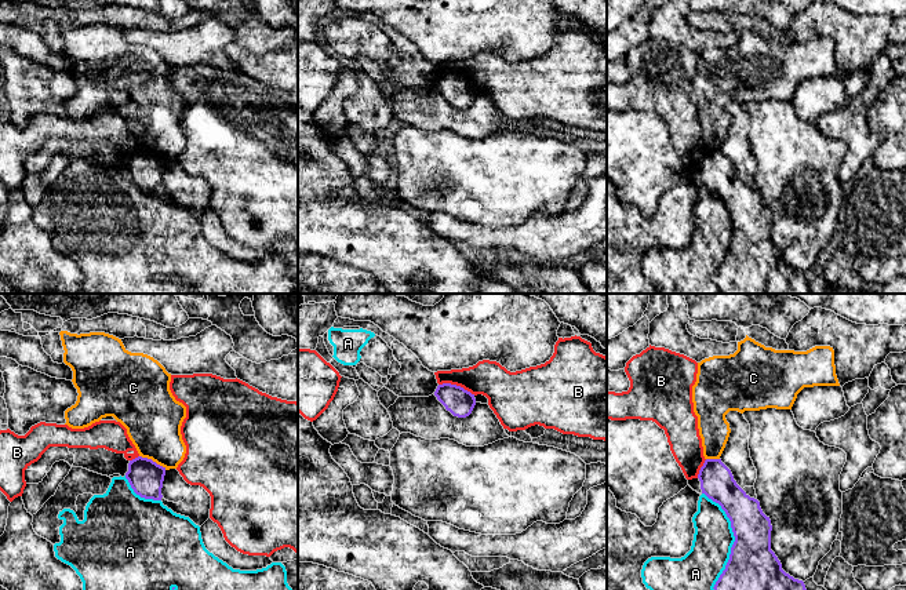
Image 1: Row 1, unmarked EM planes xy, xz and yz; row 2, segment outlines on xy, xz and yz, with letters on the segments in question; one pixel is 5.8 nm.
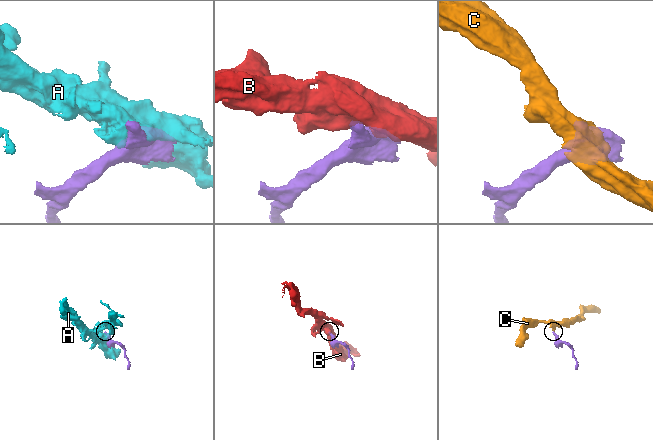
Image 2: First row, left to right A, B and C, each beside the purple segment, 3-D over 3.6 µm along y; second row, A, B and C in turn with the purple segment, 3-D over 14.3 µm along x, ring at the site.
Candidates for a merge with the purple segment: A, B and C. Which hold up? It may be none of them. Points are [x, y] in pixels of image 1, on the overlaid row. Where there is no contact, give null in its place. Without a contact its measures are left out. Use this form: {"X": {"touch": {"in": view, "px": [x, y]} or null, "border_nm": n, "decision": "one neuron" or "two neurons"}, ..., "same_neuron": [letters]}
{"A": {"touch": {"in": "yz", "px": [735, 539]}, "border_nm": 550, "decision": "two neurons"}, "B": {"touch": {"in": "xz", "px": [455, 385]}, "border_nm": 220, "decision": "two neurons"}, "C": {"touch": {"in": "xy", "px": [152, 461]}, "border_nm": 180, "decision": "two neurons"}, "same_neuron": []}

